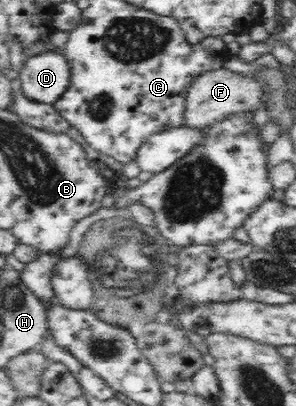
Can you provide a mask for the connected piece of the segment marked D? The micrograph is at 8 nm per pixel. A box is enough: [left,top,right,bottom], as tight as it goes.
[16,49,70,103]

